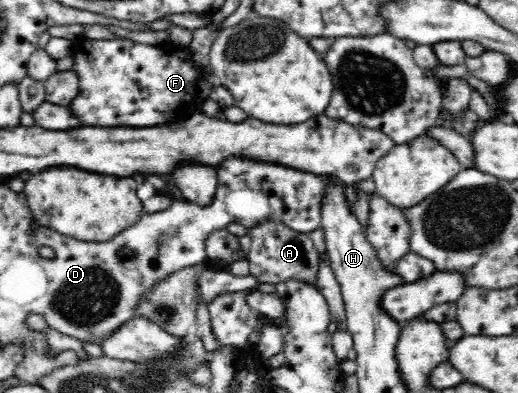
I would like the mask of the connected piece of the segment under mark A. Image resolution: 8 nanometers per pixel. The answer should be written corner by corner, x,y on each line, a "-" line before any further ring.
276,217
246,229
245,233
253,240
247,252
247,259
250,273
257,278
259,284
265,282
276,284
295,278
316,285
319,255
307,233
291,229

